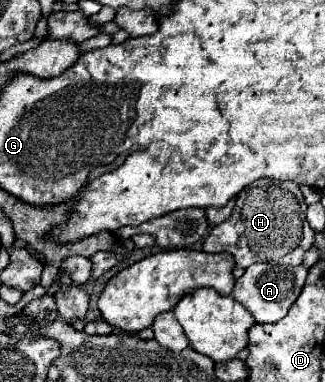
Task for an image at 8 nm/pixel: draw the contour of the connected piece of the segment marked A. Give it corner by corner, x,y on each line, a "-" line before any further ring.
255,263
249,269
245,269
245,273
235,281
235,289
231,295
239,303
243,303
245,309
251,311
257,323
275,323
283,319
283,315
289,311
289,307
299,297
305,285
305,279
307,279
307,271
309,269
305,265
281,267
275,263

